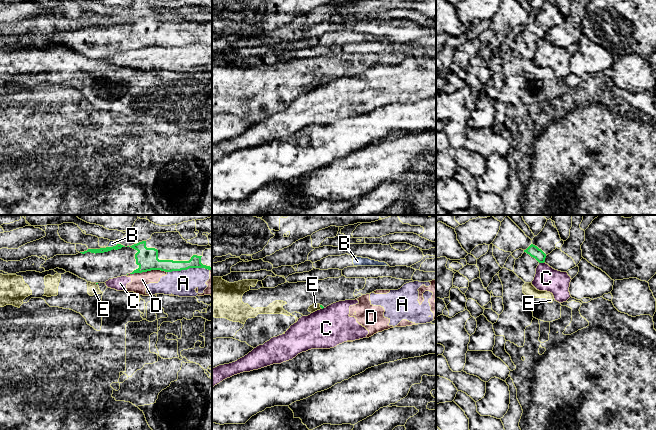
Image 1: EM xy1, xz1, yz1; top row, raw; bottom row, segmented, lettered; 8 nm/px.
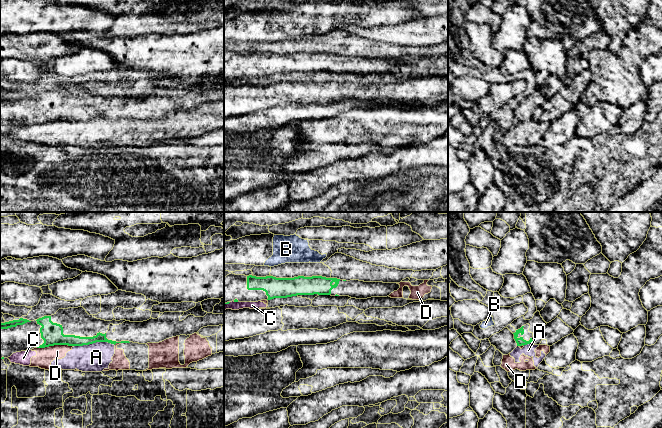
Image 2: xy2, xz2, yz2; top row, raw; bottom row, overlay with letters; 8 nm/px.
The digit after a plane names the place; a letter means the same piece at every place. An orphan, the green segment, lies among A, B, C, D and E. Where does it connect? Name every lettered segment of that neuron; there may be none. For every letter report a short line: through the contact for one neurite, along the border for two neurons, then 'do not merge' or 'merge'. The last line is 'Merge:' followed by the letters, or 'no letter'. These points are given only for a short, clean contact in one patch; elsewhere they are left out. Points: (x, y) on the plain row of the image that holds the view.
A: xy1 (209, 45), (187, 44), (167, 48) | do not merge
B: xy1 (117, 20), (108, 23) | do not merge
C: do not merge
D: do not merge
E: xz1 (319, 81), (322, 84) | do not merge
Merge: no letter

